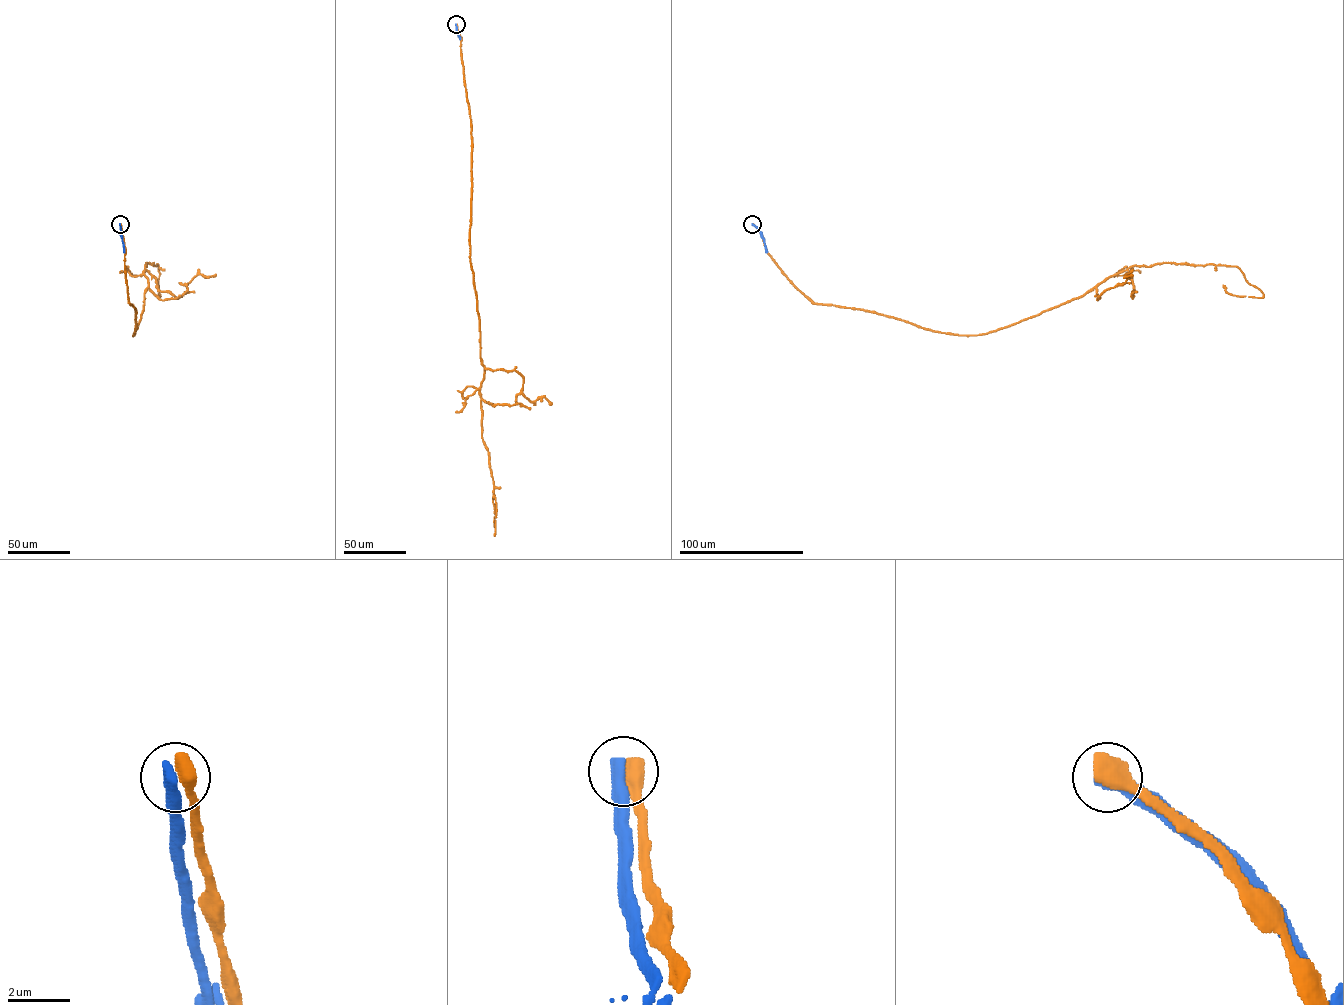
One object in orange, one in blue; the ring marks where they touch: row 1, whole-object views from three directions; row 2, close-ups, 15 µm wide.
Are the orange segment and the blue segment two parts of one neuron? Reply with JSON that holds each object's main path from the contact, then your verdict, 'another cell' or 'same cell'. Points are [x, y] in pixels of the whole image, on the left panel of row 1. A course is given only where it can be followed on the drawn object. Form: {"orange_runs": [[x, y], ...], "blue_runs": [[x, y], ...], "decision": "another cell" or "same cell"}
{"orange_runs": [[120, 224], [128, 302], [136, 310], [133, 335], [148, 287], [146, 263], [158, 264], [159, 298], [157, 285]], "blue_runs": [[120, 224], [124, 252]], "decision": "another cell"}

